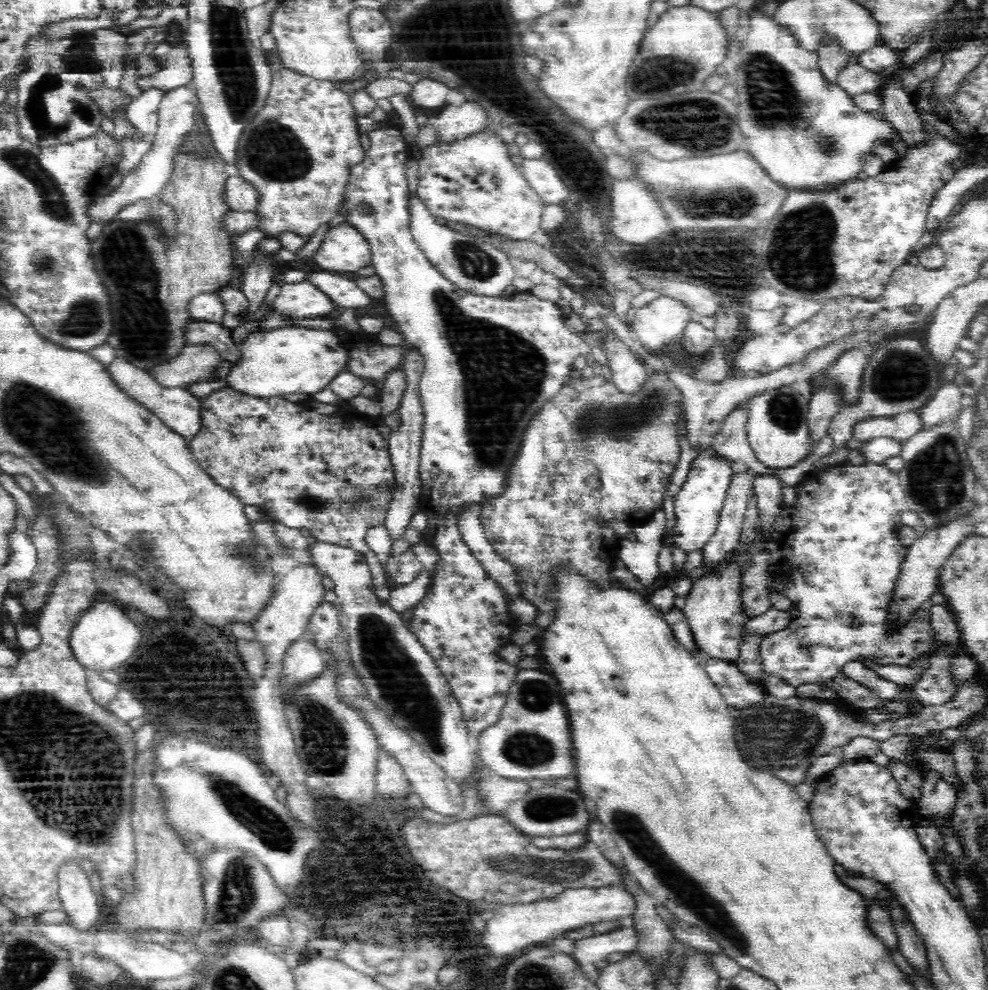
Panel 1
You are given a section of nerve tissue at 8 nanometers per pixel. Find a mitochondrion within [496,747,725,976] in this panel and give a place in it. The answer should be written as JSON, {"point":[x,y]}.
{"point":[543,807]}

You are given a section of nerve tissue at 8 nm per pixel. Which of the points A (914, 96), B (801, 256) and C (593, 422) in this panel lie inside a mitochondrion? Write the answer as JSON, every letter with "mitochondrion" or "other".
{"A":"other","B":"mitochondrion","C":"mitochondrion"}

